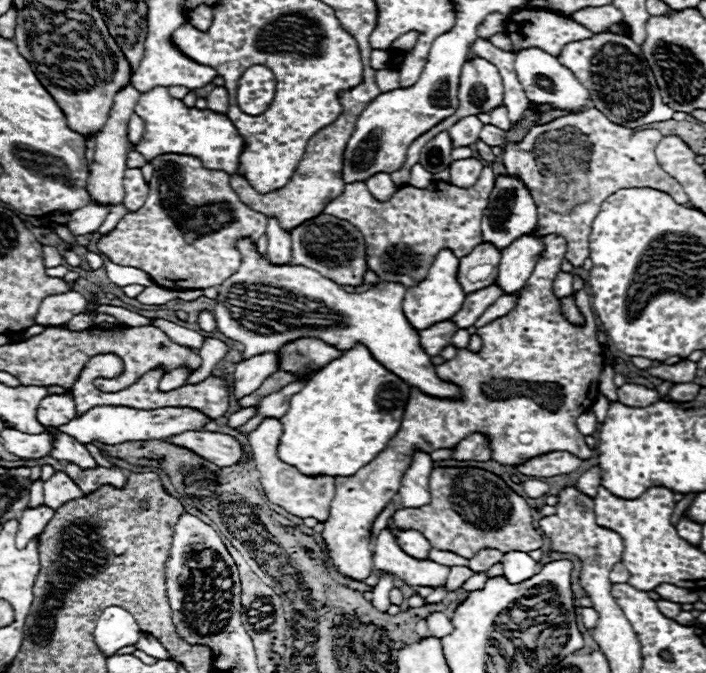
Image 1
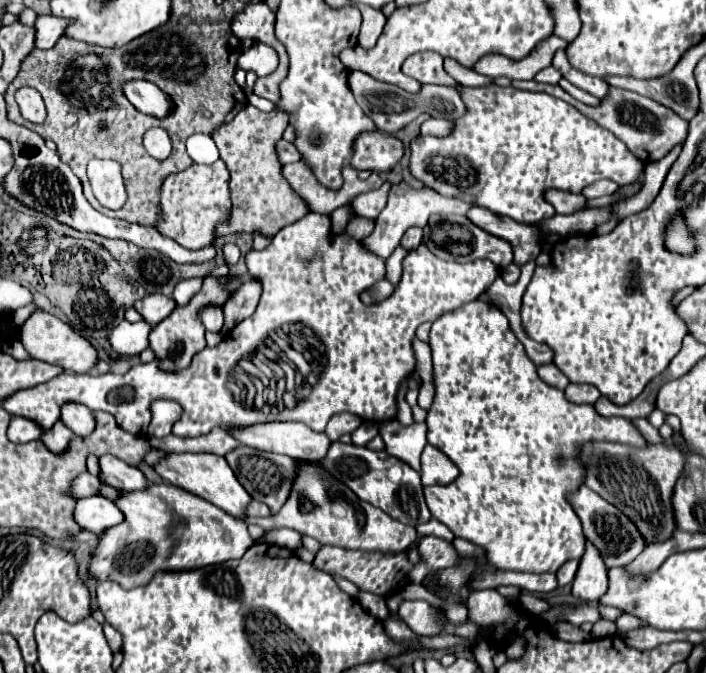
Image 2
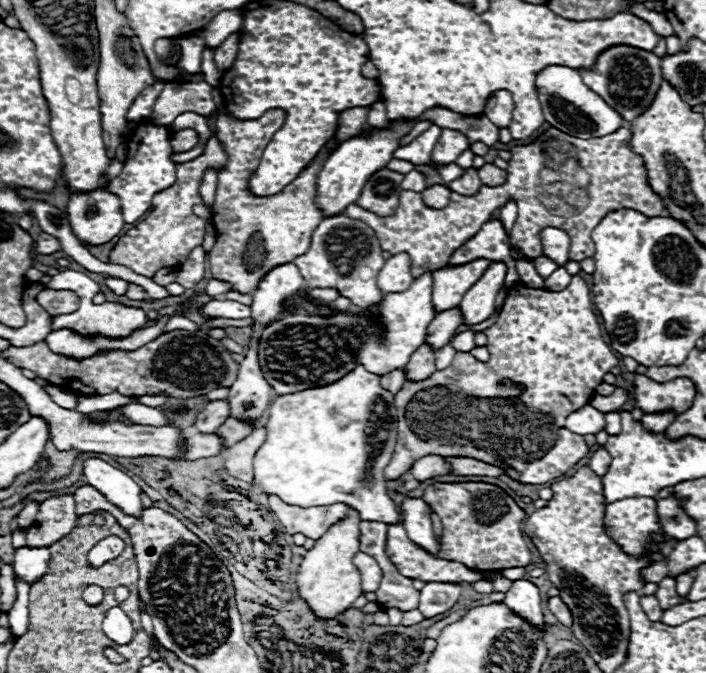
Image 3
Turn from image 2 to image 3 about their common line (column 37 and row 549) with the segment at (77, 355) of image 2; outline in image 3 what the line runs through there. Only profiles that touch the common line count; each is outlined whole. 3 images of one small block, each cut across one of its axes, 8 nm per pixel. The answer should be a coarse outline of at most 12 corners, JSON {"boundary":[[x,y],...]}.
{"boundary":[[358,512],[334,524],[298,572],[300,598],[336,618],[362,594]]}

